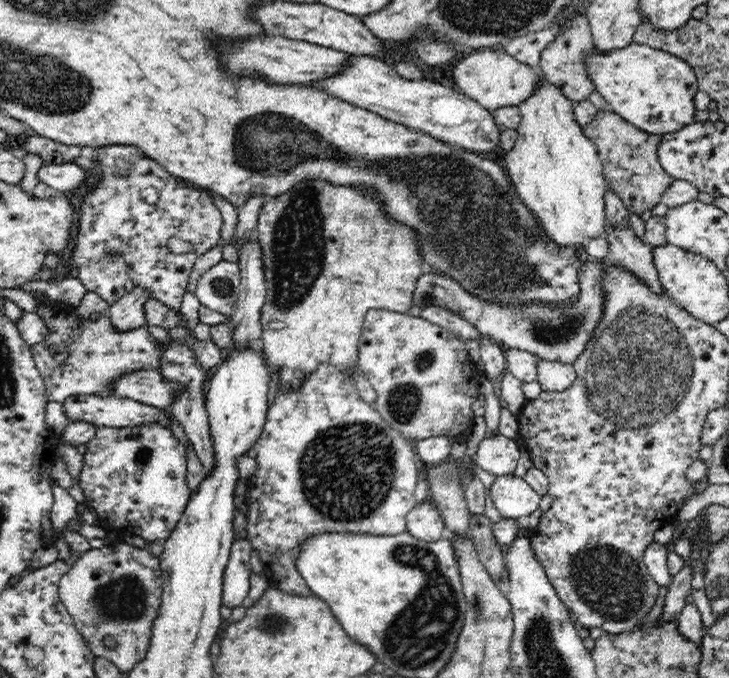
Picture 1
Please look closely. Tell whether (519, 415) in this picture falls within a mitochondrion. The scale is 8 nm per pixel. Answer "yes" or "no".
no

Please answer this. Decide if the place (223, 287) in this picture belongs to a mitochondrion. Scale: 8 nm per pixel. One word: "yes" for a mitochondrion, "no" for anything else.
yes

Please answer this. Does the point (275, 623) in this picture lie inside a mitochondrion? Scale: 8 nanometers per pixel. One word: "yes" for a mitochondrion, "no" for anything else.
yes

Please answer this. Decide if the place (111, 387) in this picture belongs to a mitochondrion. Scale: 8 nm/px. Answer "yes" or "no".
no

